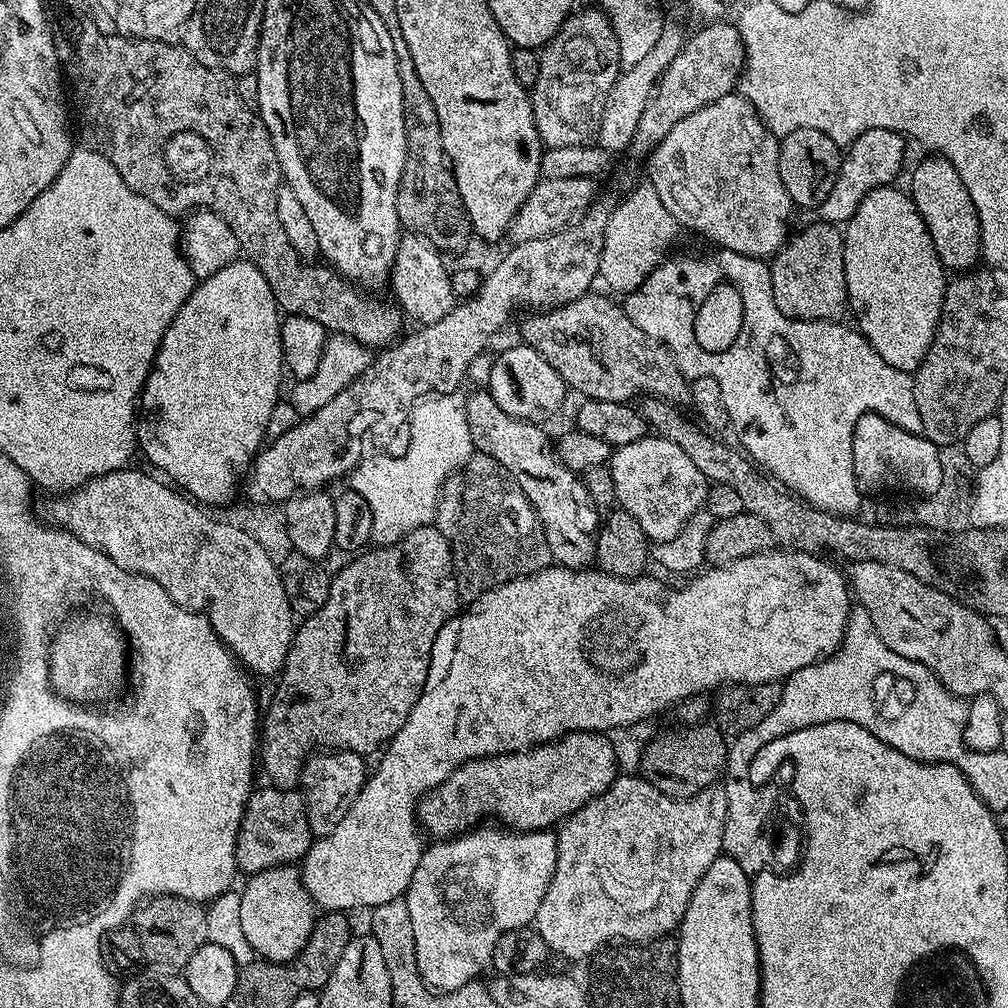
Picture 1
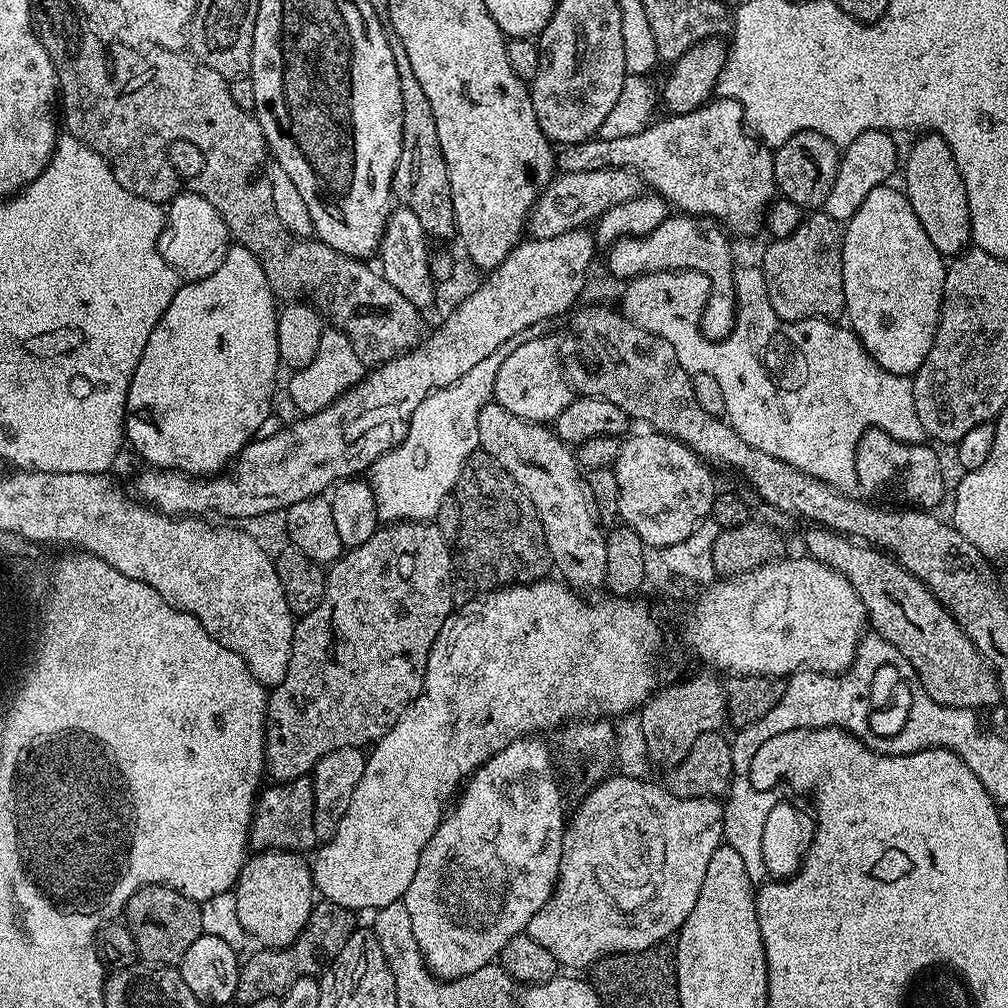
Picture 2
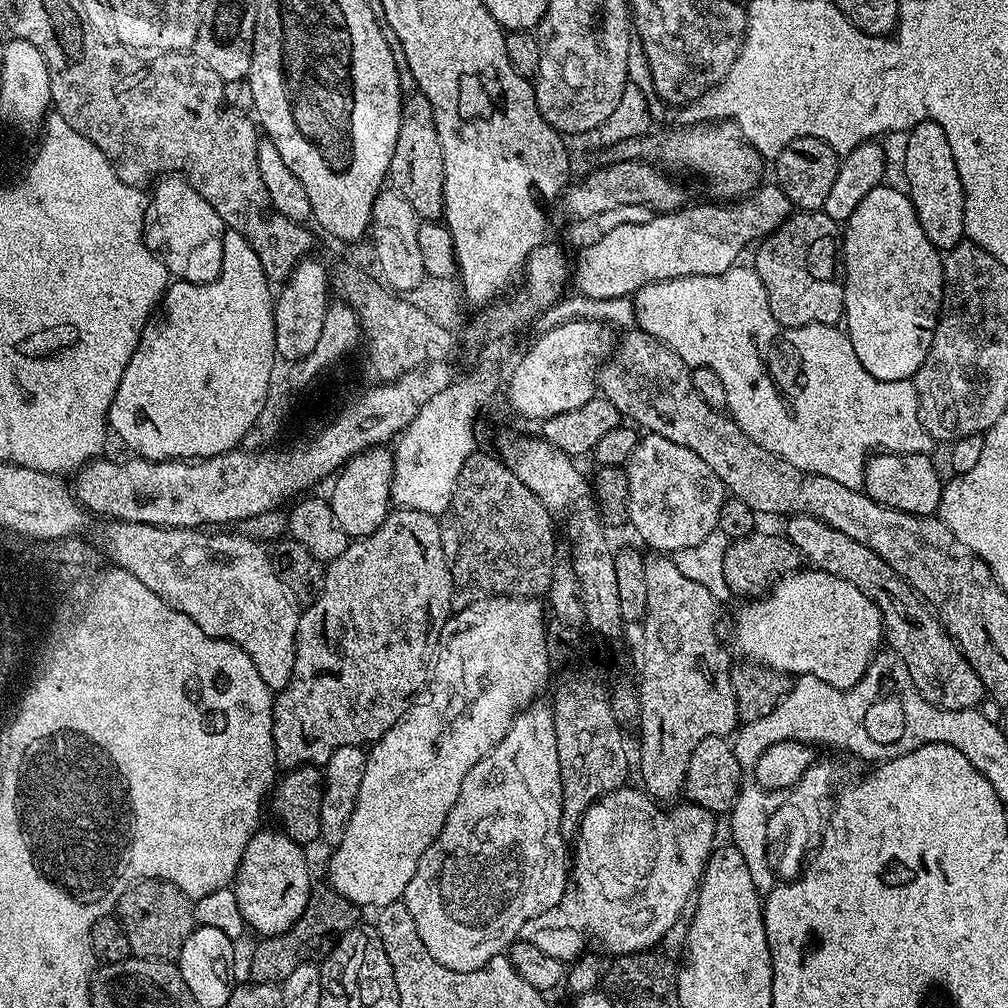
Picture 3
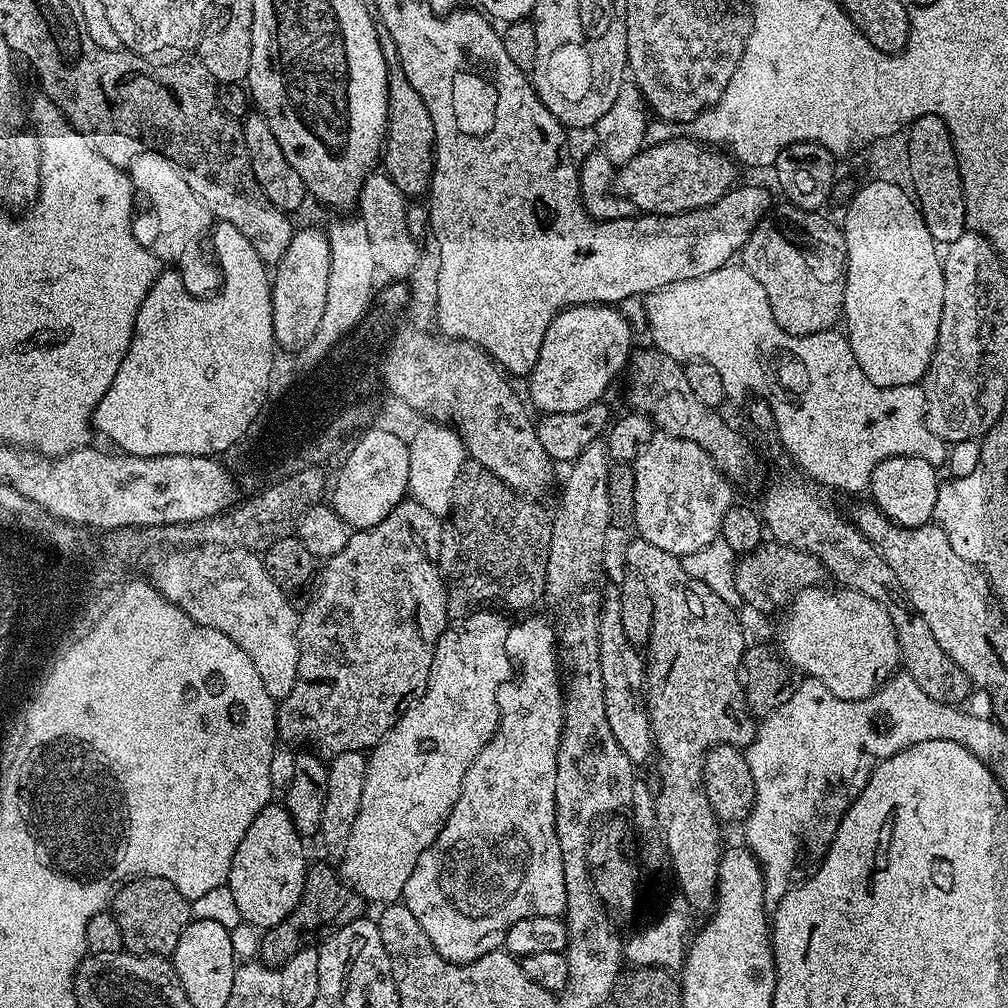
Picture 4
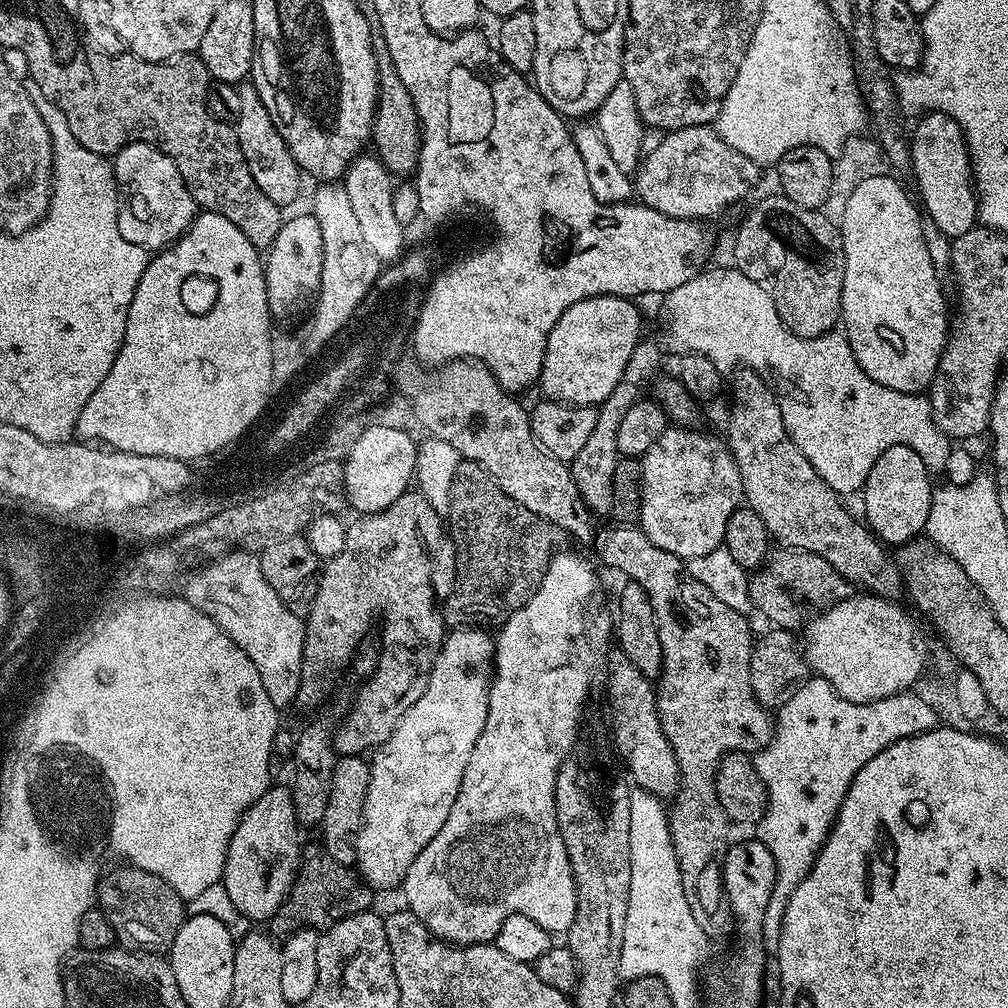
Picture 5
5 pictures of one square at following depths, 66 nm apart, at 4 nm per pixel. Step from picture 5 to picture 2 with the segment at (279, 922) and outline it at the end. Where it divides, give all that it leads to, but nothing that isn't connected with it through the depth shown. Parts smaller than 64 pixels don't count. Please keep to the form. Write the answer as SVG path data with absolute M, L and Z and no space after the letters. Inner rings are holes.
M321 899L313 903L308 925L302 930L302 934L298 934L294 943L285 948L261 947L256 950L260 952L241 963L235 1003L250 1006L267 996L279 998L287 988L294 986L294 982L298 982L298 978L319 977L327 969L332 957L338 955L342 946L346 946L346 942L350 942L350 938L358 930L356 916L353 909L338 906L338 902Z

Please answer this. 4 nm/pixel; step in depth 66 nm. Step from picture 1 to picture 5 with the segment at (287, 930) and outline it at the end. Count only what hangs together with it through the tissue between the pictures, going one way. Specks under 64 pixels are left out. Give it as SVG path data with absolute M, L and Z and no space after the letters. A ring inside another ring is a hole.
M269 786L266 794L244 811L226 854L222 883L234 906L238 906L240 915L248 922L271 921L284 905L284 899L292 893L296 871L300 869L302 826L296 821L292 789L288 786L276 787Z

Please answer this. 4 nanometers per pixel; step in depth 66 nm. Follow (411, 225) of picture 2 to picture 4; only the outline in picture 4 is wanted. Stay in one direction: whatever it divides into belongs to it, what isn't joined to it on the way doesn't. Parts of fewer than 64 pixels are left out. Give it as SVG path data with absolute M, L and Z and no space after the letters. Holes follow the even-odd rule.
M373 174L364 179L358 201L358 219L366 226L377 269L383 275L385 272L388 276L394 276L390 278L408 278L419 260L421 249L418 240L407 229L408 207L406 197L386 174Z

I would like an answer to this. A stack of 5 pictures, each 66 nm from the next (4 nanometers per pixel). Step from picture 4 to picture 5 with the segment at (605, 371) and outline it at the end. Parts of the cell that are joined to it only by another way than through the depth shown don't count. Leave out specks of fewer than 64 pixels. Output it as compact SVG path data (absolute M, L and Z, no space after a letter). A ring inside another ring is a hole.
M591 296L582 302L574 302L558 322L554 322L554 330L550 330L548 341L546 342L546 354L542 362L542 370L538 381L538 388L544 391L543 395L549 400L557 400L560 404L583 404L585 406L599 406L603 400L610 398L614 391L614 386L618 386L618 378L622 378L622 370L626 370L626 362L630 362L630 354L634 354L634 346L640 343L642 333L640 333L640 312L635 308L633 301L627 296Z

